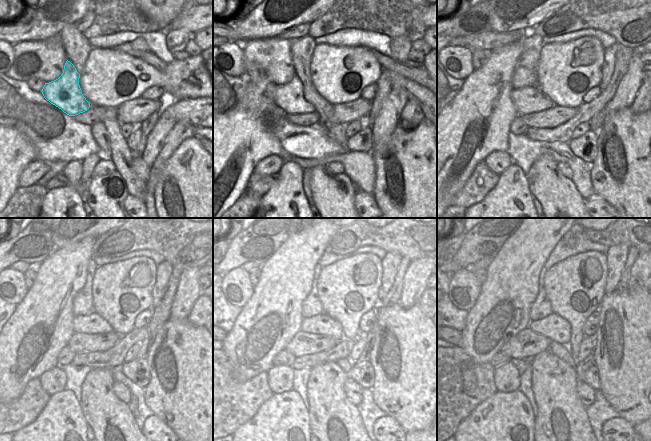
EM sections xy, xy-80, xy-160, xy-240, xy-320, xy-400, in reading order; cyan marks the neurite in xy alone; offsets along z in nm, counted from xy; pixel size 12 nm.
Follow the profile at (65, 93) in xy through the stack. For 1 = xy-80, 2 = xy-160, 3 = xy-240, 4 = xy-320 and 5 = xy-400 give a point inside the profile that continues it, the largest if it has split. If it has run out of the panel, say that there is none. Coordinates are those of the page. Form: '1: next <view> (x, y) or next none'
1: next xy-80 (290, 97)
2: next xy-160 (526, 100)
3: next xy-240 (93, 323)
4: next xy-320 (322, 324)
5: next xy-400 (554, 327)

